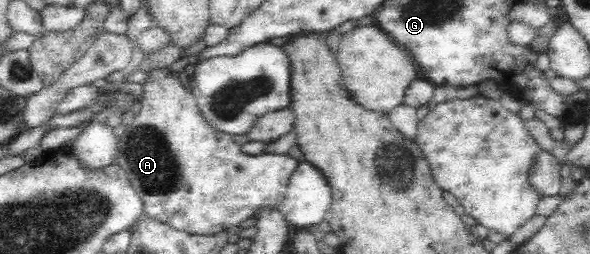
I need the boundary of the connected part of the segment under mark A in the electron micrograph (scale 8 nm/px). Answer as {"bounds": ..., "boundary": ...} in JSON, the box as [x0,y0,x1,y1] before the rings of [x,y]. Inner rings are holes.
{"bounds":[114,69,301,236],"boundary":[[[158,69],[147,75],[147,80],[145,84],[143,84],[143,93],[145,93],[145,98],[141,100],[140,112],[135,115],[133,122],[126,126],[127,130],[125,130],[123,136],[118,138],[118,152],[114,160],[115,163],[123,167],[123,170],[127,171],[130,184],[137,191],[137,194],[143,202],[143,214],[161,219],[161,221],[165,221],[165,223],[175,227],[175,229],[188,232],[189,234],[211,236],[219,232],[224,232],[228,228],[231,228],[231,226],[239,225],[242,221],[251,217],[257,207],[271,205],[271,207],[278,208],[288,187],[290,176],[293,174],[295,168],[299,166],[301,161],[299,158],[293,157],[293,155],[289,153],[261,153],[259,155],[243,153],[241,150],[242,147],[233,141],[232,136],[219,132],[216,128],[208,124],[199,110],[196,98],[187,87],[183,86],[178,76],[168,74],[164,70]]]}

